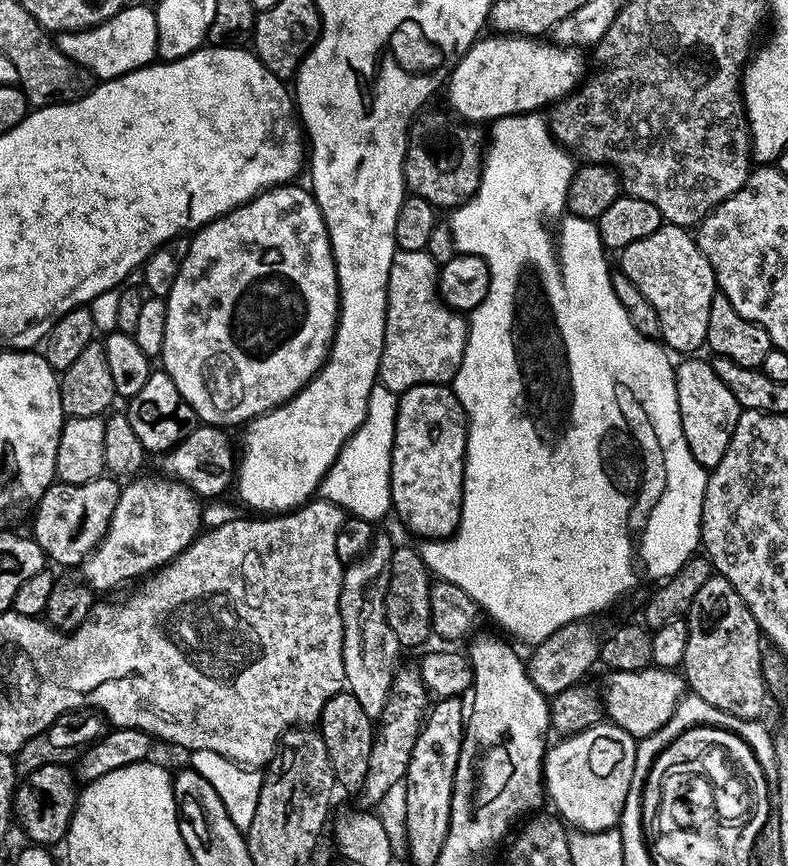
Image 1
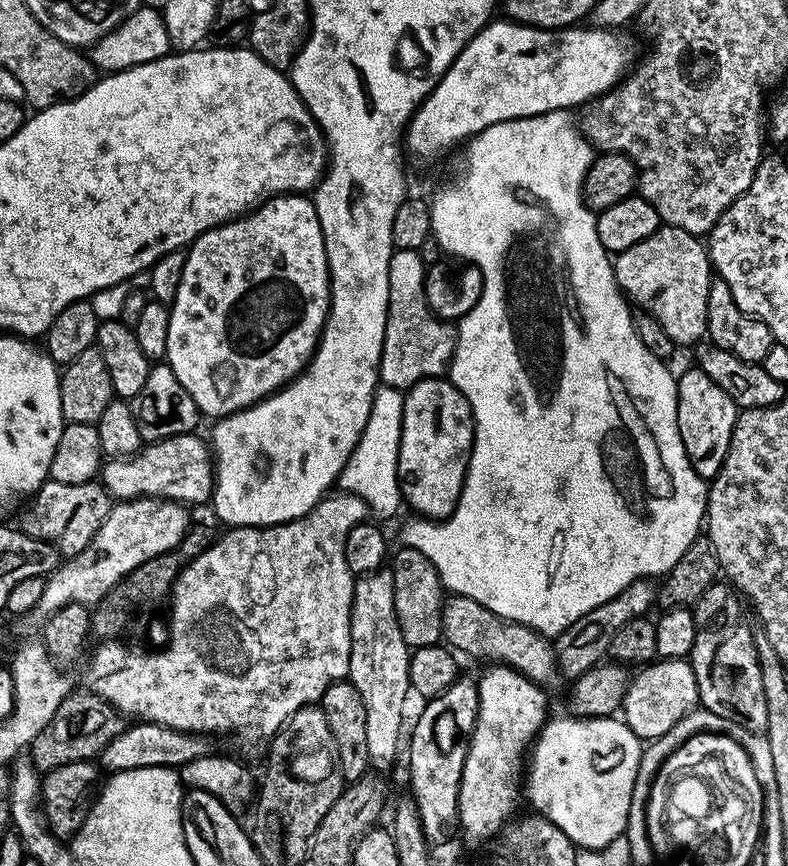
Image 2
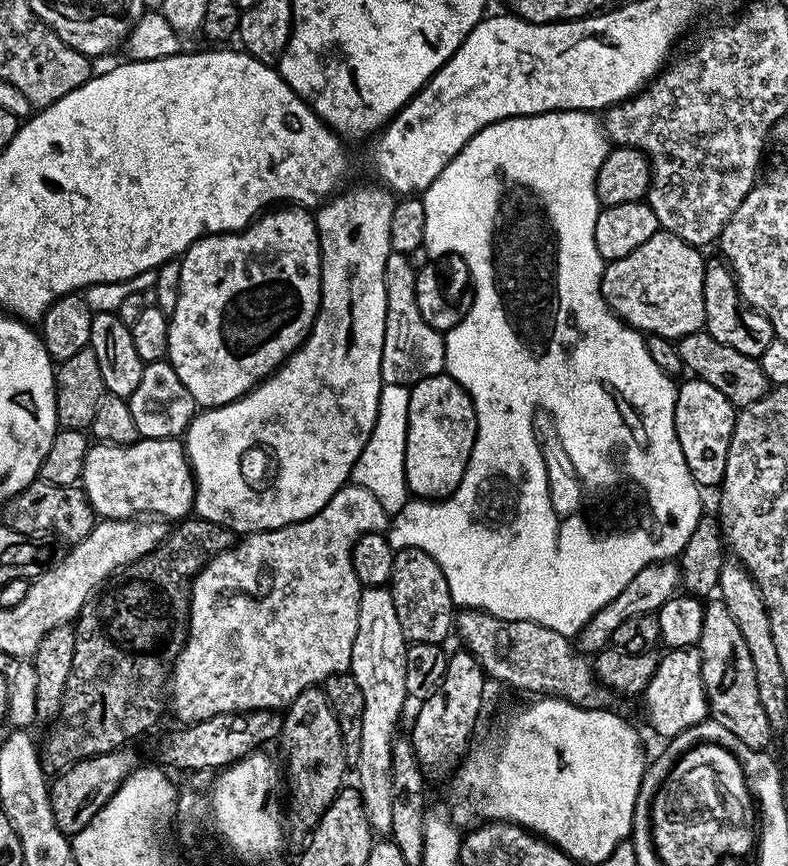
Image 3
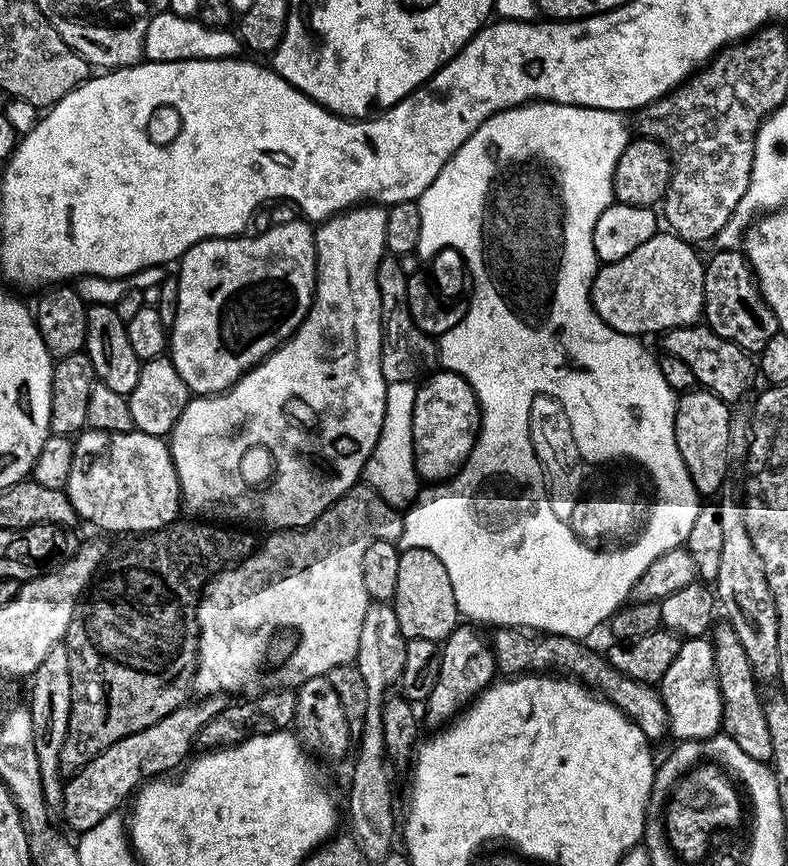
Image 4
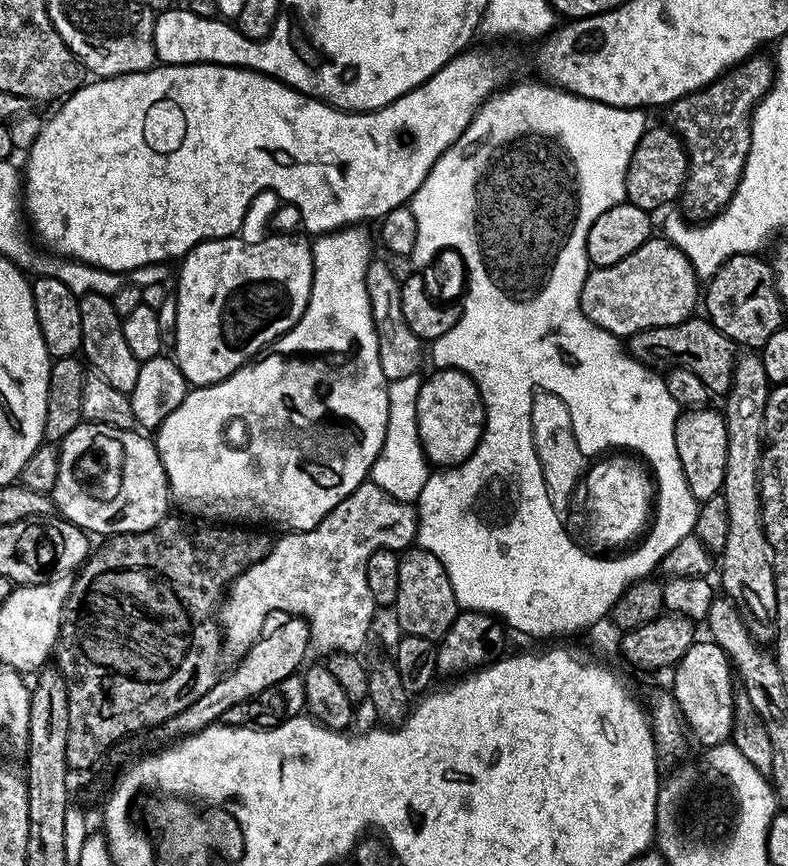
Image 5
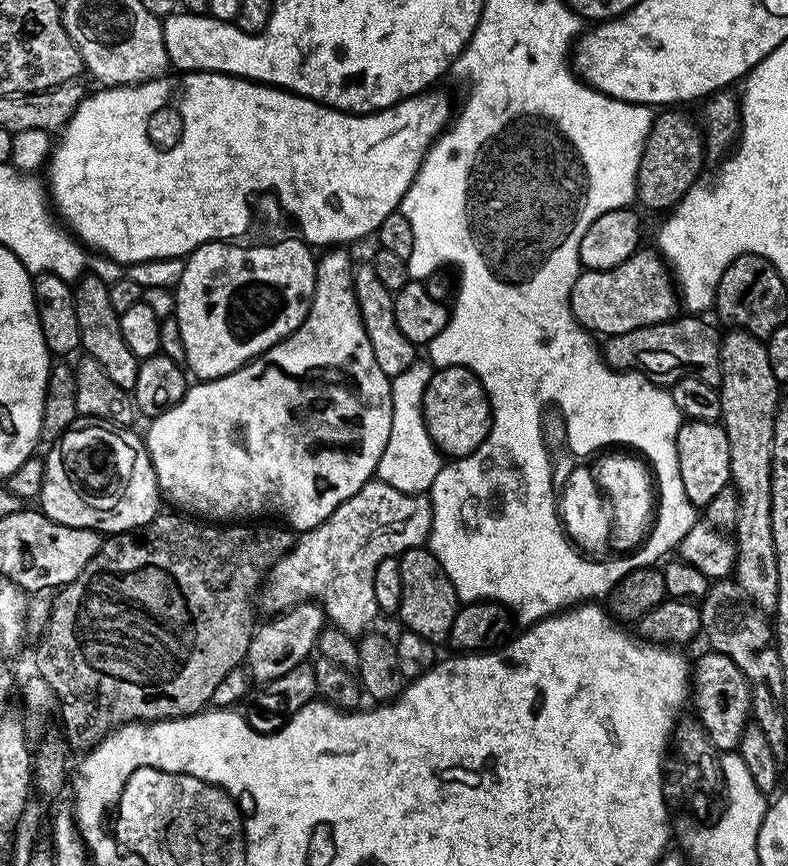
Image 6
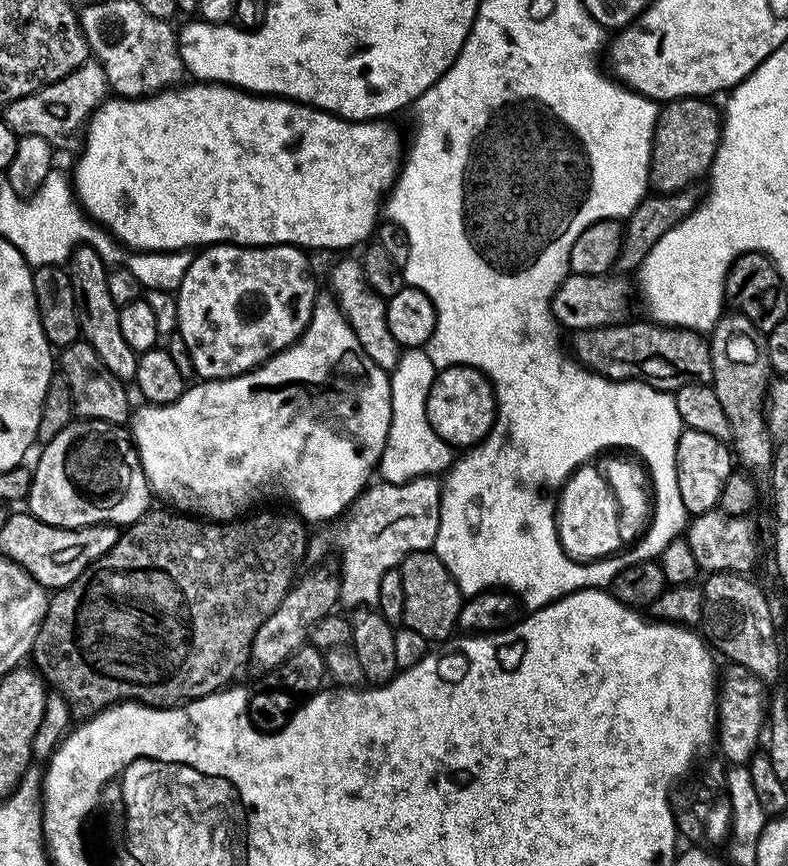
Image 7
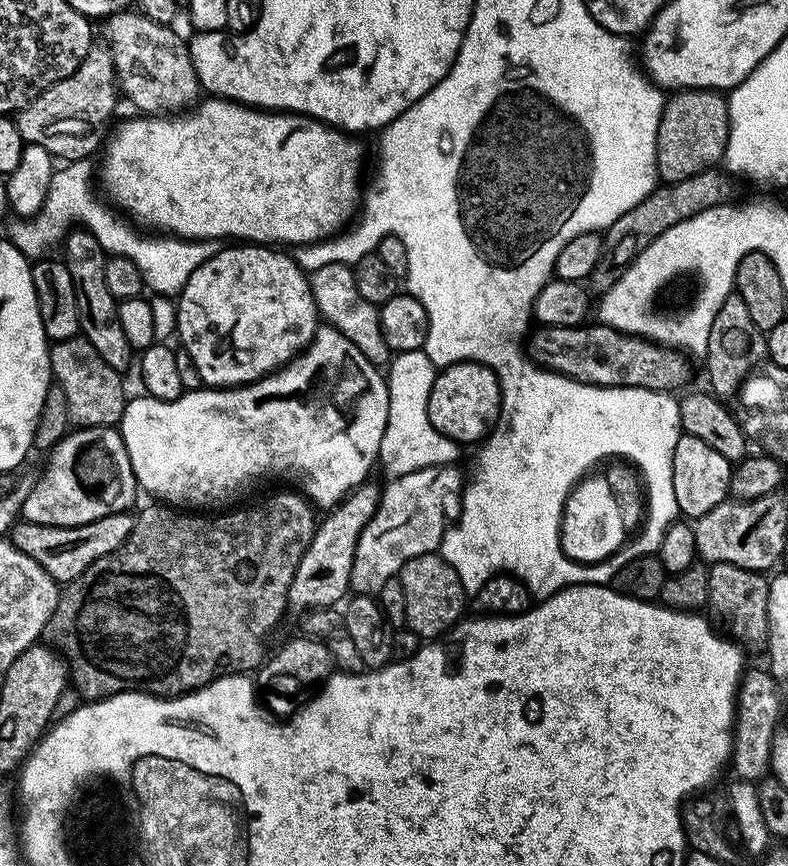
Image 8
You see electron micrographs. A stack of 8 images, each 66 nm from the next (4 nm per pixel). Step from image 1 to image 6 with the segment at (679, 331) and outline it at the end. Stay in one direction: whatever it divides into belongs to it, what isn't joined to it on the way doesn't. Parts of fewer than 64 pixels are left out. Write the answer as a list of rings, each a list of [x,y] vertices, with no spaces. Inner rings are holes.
[[[638,250],[626,262],[614,266],[610,270],[581,271],[580,277],[574,282],[570,290],[570,310],[574,318],[583,328],[607,338],[626,334],[626,330],[638,330],[642,326],[654,326],[663,320],[671,320],[677,315],[676,300],[678,304],[678,288],[674,277],[659,251],[644,252]]]

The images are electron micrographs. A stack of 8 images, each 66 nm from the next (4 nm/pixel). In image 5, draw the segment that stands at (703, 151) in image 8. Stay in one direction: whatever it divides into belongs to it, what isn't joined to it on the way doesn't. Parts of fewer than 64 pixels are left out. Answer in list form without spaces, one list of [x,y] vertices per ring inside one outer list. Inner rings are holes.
[[[649,127],[645,130],[626,170],[627,203],[638,206],[649,214],[655,213],[655,208],[670,203],[676,195],[677,199],[684,191],[684,179],[688,177],[688,150],[671,127],[663,127]]]

